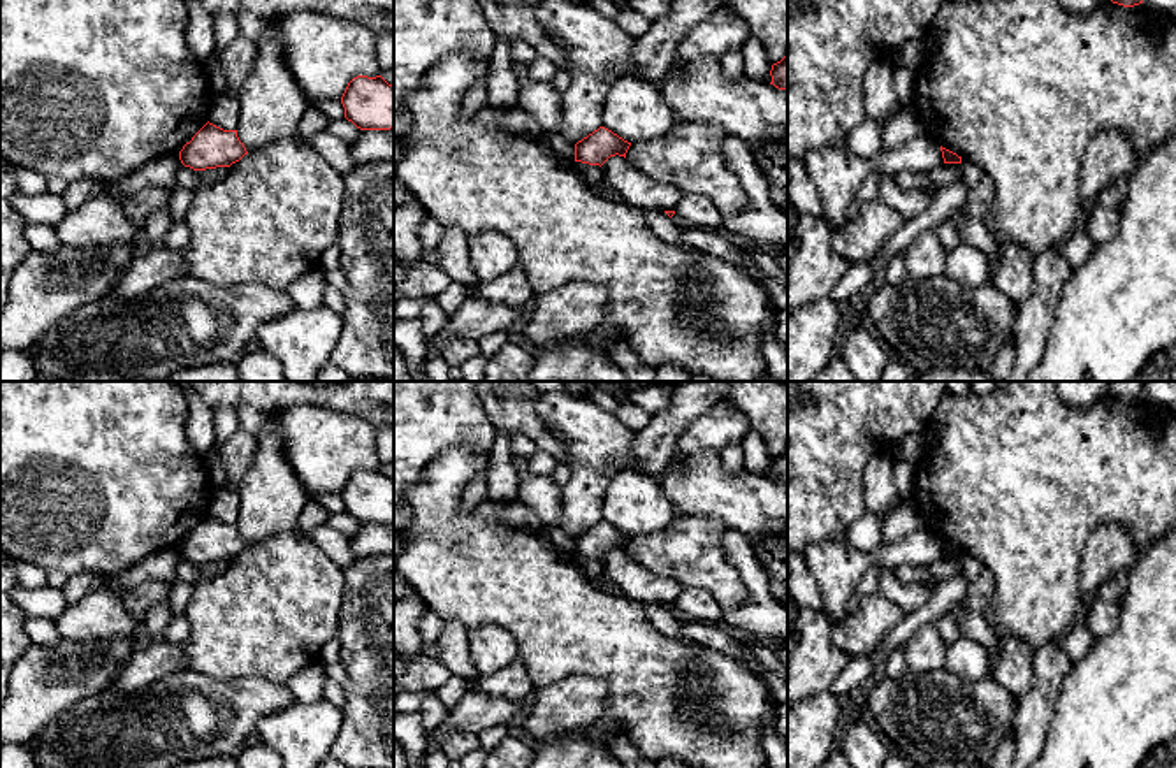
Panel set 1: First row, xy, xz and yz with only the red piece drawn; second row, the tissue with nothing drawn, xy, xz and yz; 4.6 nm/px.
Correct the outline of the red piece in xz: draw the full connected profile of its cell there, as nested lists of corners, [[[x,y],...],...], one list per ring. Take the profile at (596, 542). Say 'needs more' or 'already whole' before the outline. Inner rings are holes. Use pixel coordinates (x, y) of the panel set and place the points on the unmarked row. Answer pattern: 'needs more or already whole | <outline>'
already whole | [[[599,520],[575,538],[575,555],[603,559],[610,550],[624,550],[631,536],[624,534],[612,524]]]

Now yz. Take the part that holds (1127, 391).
already whole | [[[1107,381],[1109,394],[1123,401],[1143,397],[1144,381]]]

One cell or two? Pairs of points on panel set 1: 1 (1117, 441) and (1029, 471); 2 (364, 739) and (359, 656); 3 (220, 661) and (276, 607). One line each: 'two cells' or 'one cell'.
1: one cell
2: one cell
3: one cell

